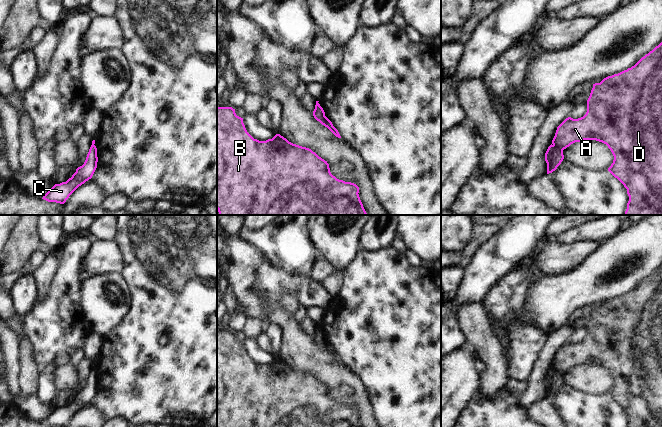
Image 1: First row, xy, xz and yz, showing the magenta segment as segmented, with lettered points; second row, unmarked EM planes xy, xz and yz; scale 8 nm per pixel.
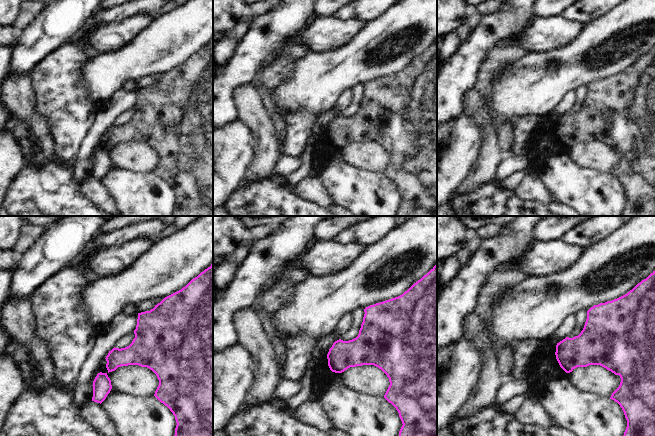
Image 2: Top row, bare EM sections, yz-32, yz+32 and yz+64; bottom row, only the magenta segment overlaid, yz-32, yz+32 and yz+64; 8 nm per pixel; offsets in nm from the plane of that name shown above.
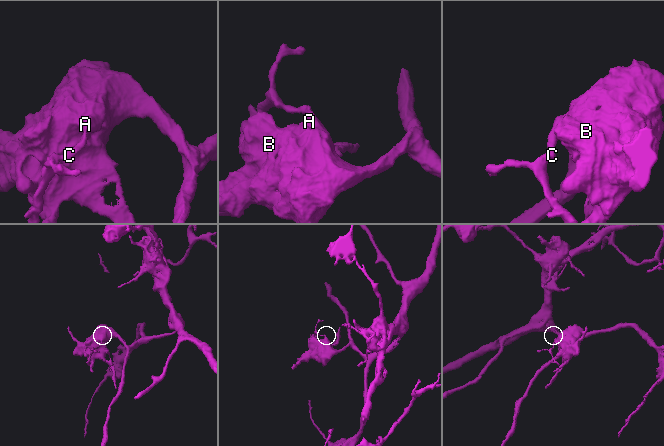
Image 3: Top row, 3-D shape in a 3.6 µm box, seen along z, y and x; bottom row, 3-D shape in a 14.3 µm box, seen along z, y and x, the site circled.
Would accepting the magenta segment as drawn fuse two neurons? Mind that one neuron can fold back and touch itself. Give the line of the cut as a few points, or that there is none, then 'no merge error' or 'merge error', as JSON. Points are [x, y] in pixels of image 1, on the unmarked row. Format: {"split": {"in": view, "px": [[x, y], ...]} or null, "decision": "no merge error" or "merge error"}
{"split": {"in": "yz", "px": [[553, 368], [562, 374]]}, "decision": "merge error"}

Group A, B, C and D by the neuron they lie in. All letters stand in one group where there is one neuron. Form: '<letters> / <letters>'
A B D / C

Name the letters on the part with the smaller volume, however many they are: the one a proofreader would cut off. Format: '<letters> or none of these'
C

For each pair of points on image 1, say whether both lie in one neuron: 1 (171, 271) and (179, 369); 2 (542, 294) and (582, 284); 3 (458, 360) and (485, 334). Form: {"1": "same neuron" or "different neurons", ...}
{"1": "same neuron", "2": "same neuron", "3": "different neurons"}

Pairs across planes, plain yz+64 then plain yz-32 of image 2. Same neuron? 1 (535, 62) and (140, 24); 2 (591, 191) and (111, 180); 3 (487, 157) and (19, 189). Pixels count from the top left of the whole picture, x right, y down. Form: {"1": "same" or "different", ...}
{"1": "different", "2": "same", "3": "different"}

